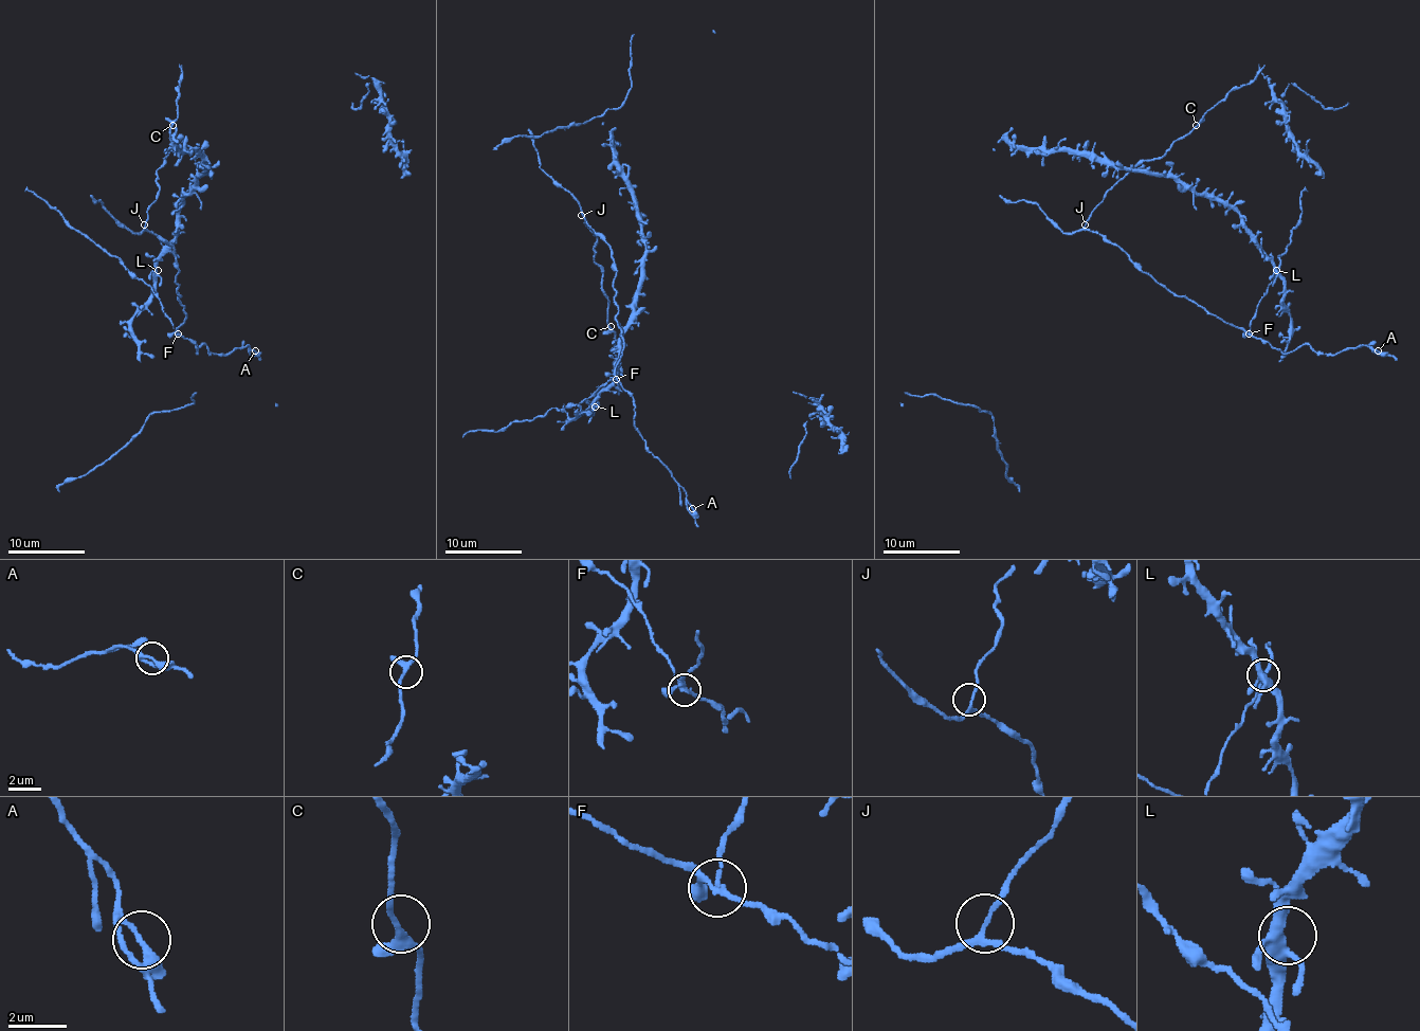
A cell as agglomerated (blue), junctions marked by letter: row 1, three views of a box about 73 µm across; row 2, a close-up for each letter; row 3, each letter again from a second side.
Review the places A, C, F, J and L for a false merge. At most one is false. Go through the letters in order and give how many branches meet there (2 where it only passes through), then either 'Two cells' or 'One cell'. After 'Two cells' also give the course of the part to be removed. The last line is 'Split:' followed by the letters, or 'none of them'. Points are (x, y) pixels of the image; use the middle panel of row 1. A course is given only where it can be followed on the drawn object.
A: Branches: 3. One cell
C: Branches: 3. One cell
F: Branches: 4. Two cells. Course of the part to remove: (616, 379), (611, 379), (562, 410), (550, 408), (543, 416), (512, 421), (497, 431), (469, 431), (462, 437)
J: Branches: 3. One cell
L: Branches: 4. One cell
Split: F

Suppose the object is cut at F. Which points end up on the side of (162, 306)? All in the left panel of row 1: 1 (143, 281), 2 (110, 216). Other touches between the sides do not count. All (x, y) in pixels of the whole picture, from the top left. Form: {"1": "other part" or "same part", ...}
{"1": "same part", "2": "other part"}

